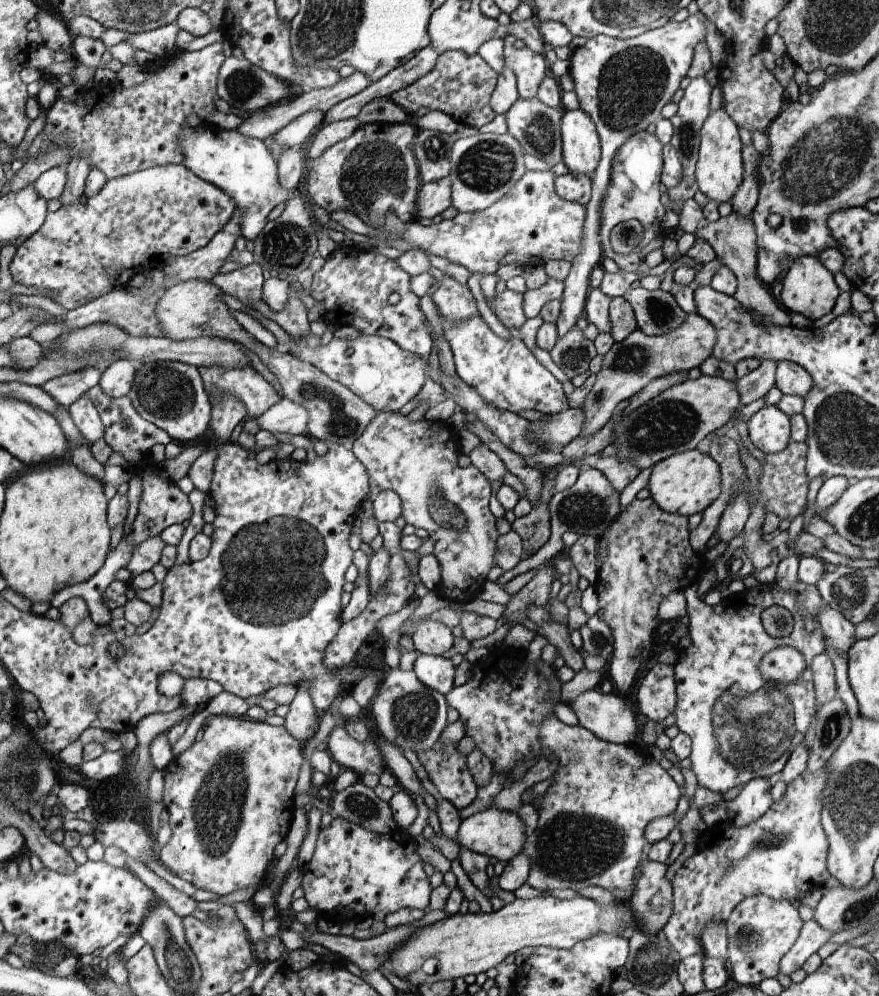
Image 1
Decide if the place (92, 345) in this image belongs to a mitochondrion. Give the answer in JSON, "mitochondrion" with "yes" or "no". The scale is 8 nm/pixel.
{"mitochondrion":"yes"}

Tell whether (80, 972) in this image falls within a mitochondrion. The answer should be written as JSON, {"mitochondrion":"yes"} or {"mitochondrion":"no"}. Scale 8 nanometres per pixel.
{"mitochondrion":"no"}

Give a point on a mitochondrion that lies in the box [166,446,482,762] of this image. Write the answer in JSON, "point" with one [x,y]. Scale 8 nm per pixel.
{"point":[414,714]}

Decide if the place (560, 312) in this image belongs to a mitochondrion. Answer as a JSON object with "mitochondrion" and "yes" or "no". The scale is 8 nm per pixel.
{"mitochondrion":"no"}

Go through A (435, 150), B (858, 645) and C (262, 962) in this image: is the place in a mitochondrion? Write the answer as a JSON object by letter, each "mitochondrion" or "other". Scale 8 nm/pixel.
{"A":"mitochondrion","B":"other","C":"other"}

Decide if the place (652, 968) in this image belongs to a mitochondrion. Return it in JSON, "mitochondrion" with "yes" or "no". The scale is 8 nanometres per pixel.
{"mitochondrion":"yes"}

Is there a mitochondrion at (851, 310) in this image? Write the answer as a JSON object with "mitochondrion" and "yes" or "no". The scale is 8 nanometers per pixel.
{"mitochondrion":"no"}

